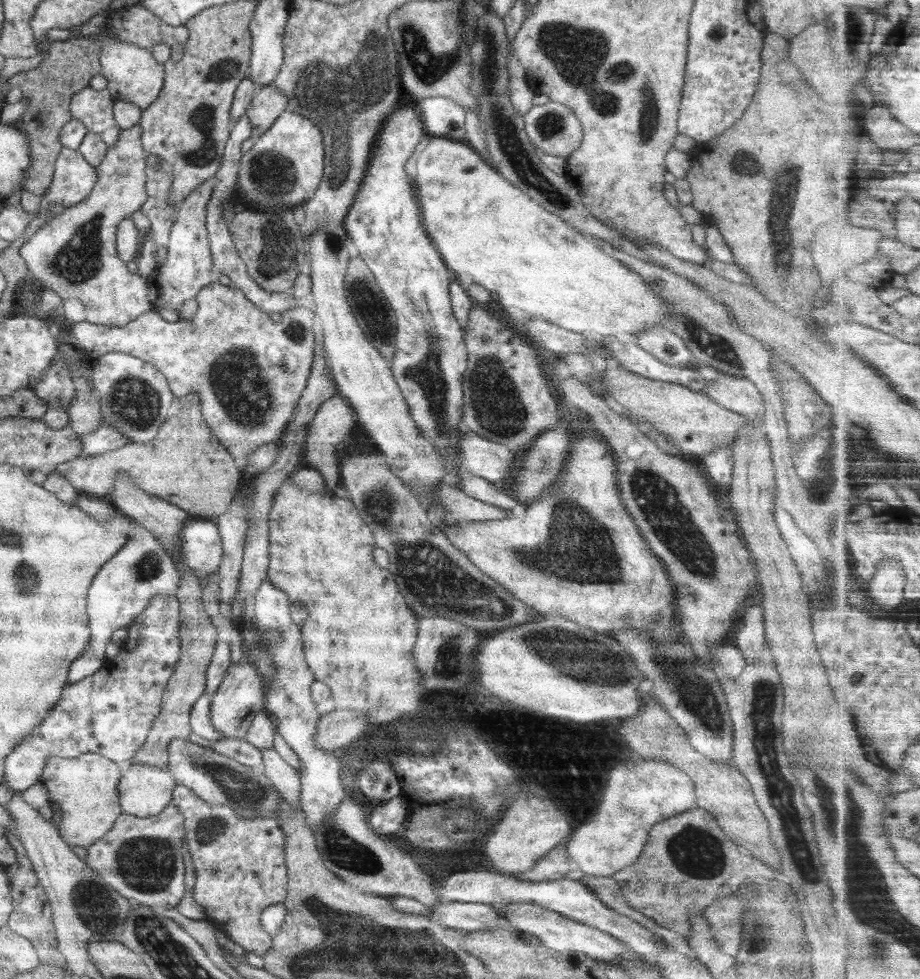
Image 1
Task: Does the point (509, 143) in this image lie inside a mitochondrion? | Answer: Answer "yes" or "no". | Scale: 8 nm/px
yes

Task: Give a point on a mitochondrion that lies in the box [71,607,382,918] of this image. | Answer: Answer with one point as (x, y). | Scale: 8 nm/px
(149, 864)

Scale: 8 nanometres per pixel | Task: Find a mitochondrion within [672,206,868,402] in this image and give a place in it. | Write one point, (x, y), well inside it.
(718, 348)

